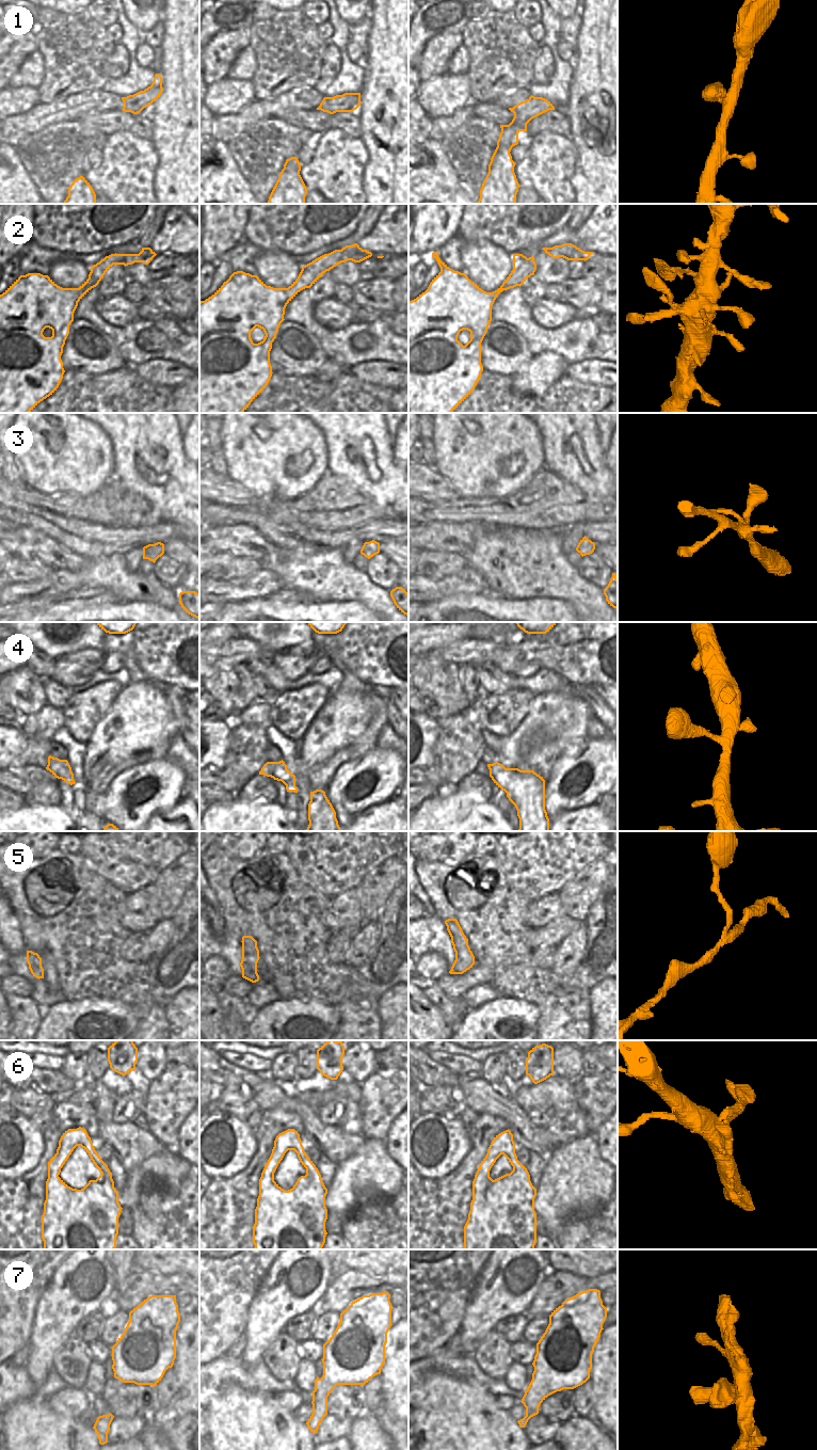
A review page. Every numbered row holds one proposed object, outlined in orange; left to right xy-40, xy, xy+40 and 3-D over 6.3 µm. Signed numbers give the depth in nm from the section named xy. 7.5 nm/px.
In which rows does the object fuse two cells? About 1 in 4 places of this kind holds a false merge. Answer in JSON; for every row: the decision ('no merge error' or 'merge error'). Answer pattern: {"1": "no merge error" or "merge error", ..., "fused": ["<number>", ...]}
{"1": "no merge error", "2": "no merge error", "3": "no merge error", "4": "no merge error", "5": "merge error", "6": "no merge error", "7": "no merge error", "fused": ["5"]}

